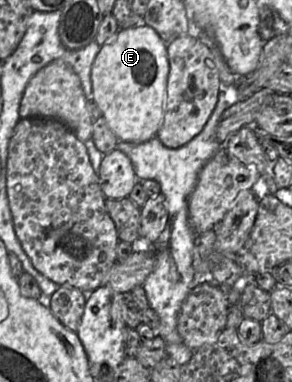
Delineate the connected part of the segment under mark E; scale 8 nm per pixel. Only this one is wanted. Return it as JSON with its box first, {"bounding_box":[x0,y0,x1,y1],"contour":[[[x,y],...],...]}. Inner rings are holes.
{"bounding_box":[91,26,168,143],"contour":[[[149,26],[119,29],[118,33],[101,47],[91,68],[92,90],[102,117],[118,140],[142,143],[156,136],[164,115],[168,74],[167,44]]]}

